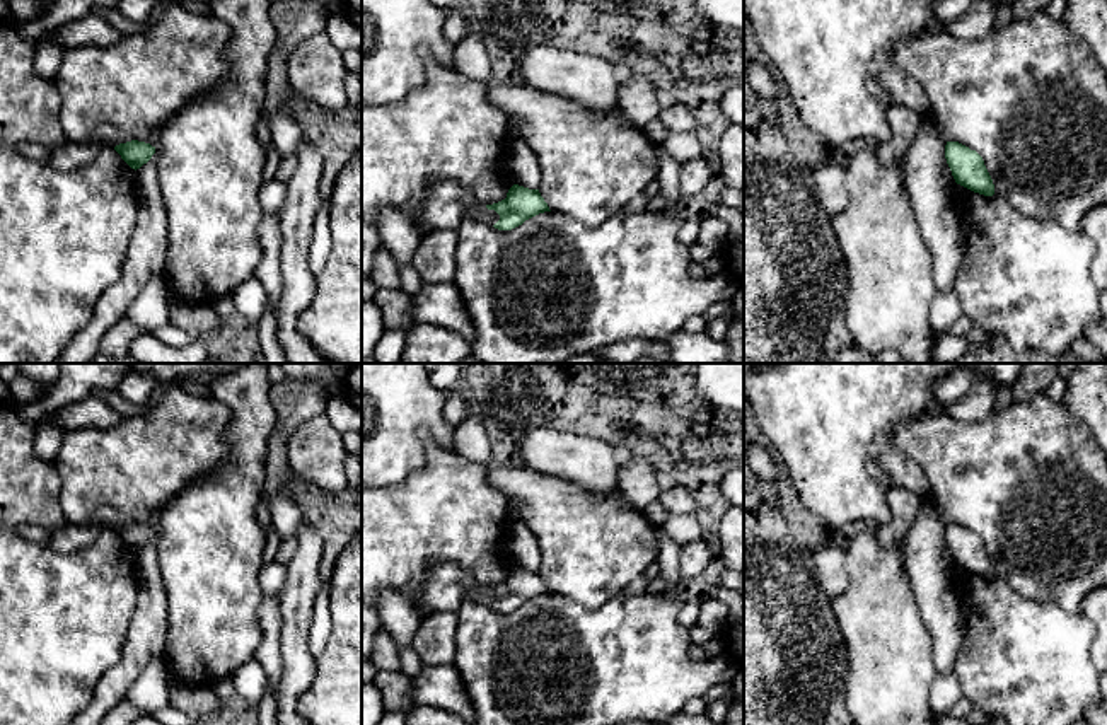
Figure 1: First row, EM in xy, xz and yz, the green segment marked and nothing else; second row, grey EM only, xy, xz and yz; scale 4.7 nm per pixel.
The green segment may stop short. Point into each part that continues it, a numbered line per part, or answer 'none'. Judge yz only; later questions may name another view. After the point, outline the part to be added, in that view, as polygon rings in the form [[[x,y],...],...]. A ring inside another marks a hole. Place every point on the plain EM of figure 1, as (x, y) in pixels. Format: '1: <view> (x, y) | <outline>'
none

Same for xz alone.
1: xz (447, 585) | [[[455,565],[437,566],[418,594],[418,604],[425,614],[457,612],[464,599],[472,599],[488,607],[500,602],[500,597],[488,592],[471,571]]]

